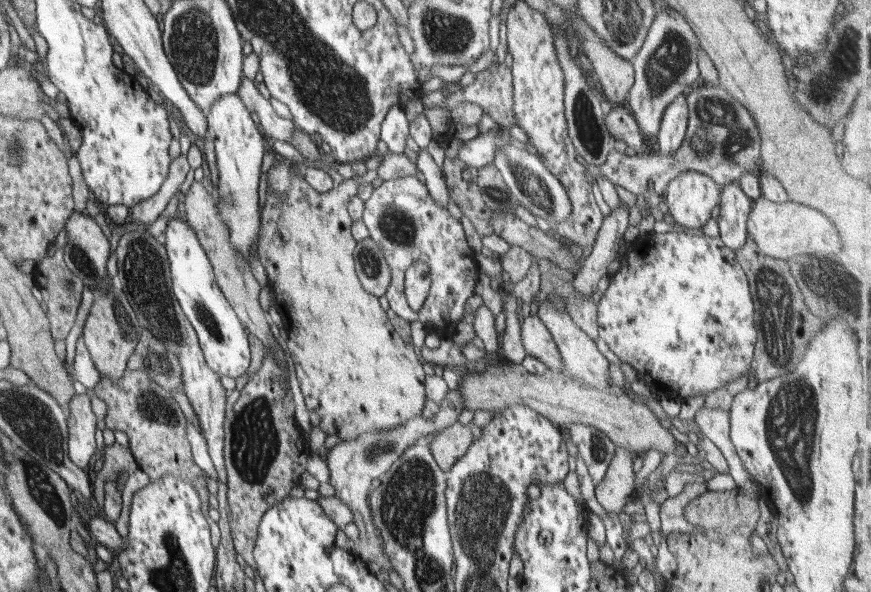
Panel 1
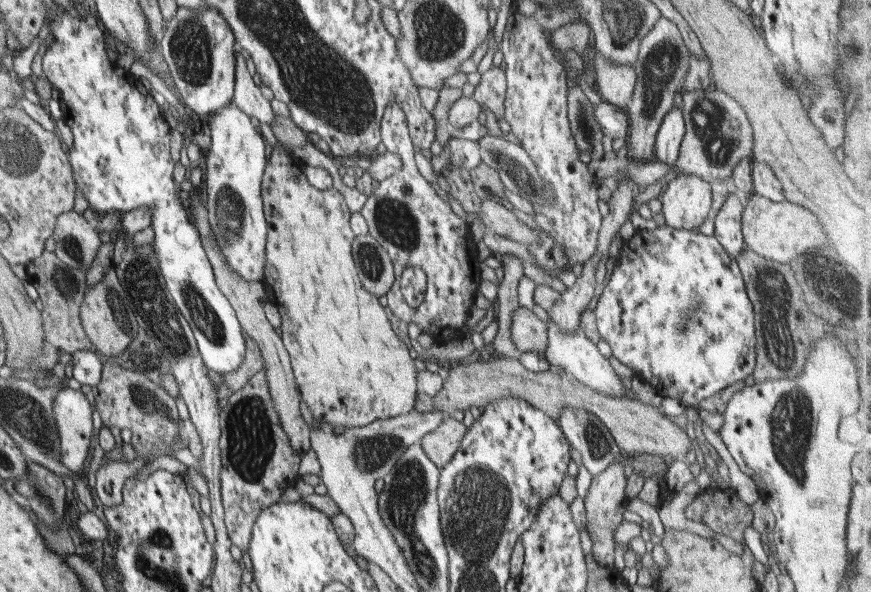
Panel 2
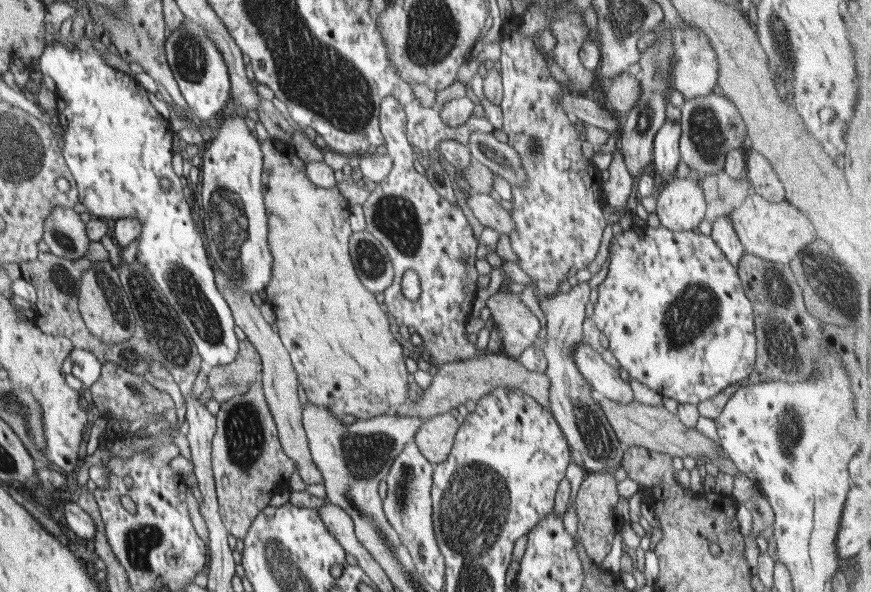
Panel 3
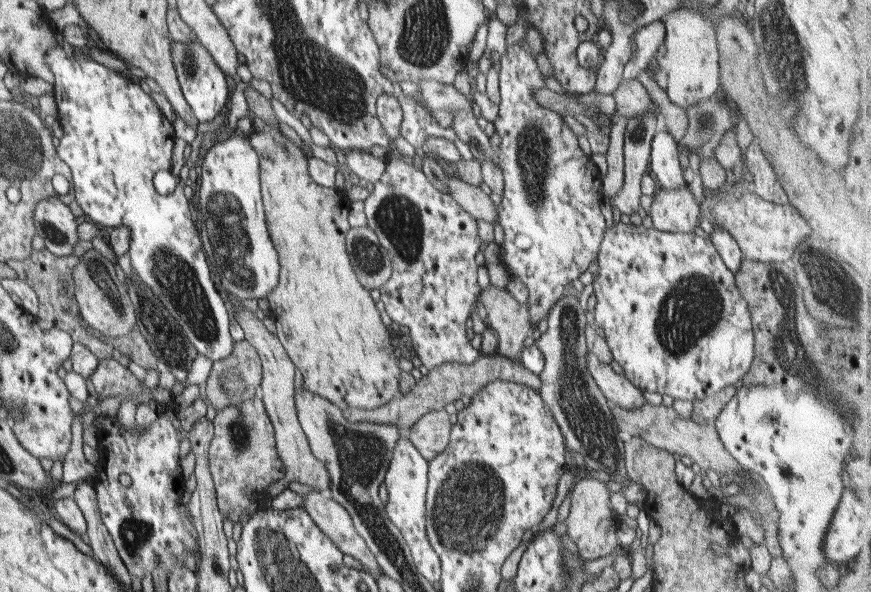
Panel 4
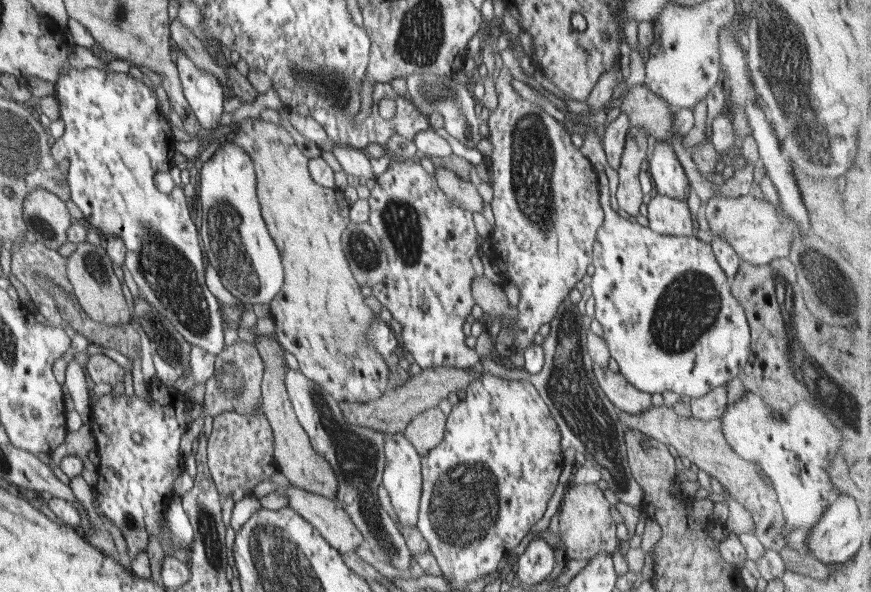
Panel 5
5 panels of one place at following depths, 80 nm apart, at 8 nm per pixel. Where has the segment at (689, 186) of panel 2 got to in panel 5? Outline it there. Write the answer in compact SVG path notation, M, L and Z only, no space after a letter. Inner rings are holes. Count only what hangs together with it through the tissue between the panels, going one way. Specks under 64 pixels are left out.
M654 194L647 204L648 226L662 236L690 236L694 232L686 199Z

